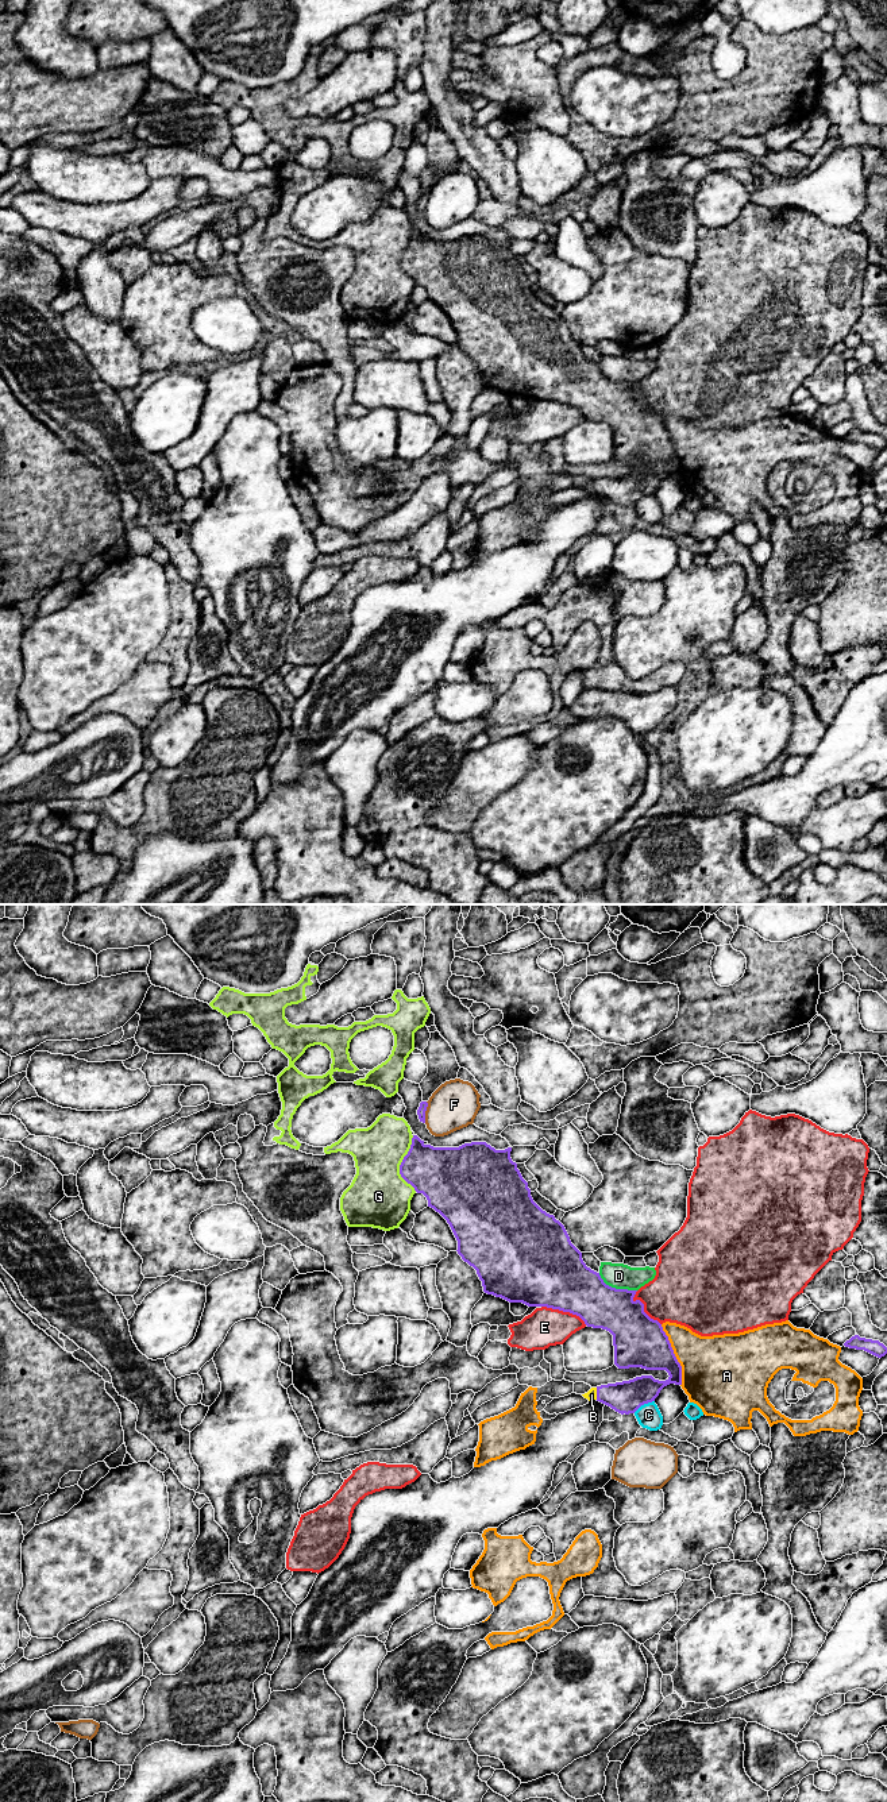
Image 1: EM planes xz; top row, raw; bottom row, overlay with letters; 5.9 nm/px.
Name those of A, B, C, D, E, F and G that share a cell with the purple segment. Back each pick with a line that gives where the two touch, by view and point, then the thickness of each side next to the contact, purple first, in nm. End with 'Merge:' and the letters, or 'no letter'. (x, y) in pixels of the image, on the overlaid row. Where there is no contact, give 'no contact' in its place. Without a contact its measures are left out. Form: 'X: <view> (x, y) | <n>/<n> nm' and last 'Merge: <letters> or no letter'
B: xz (597, 1393) | 190/60 nm
Merge: B

